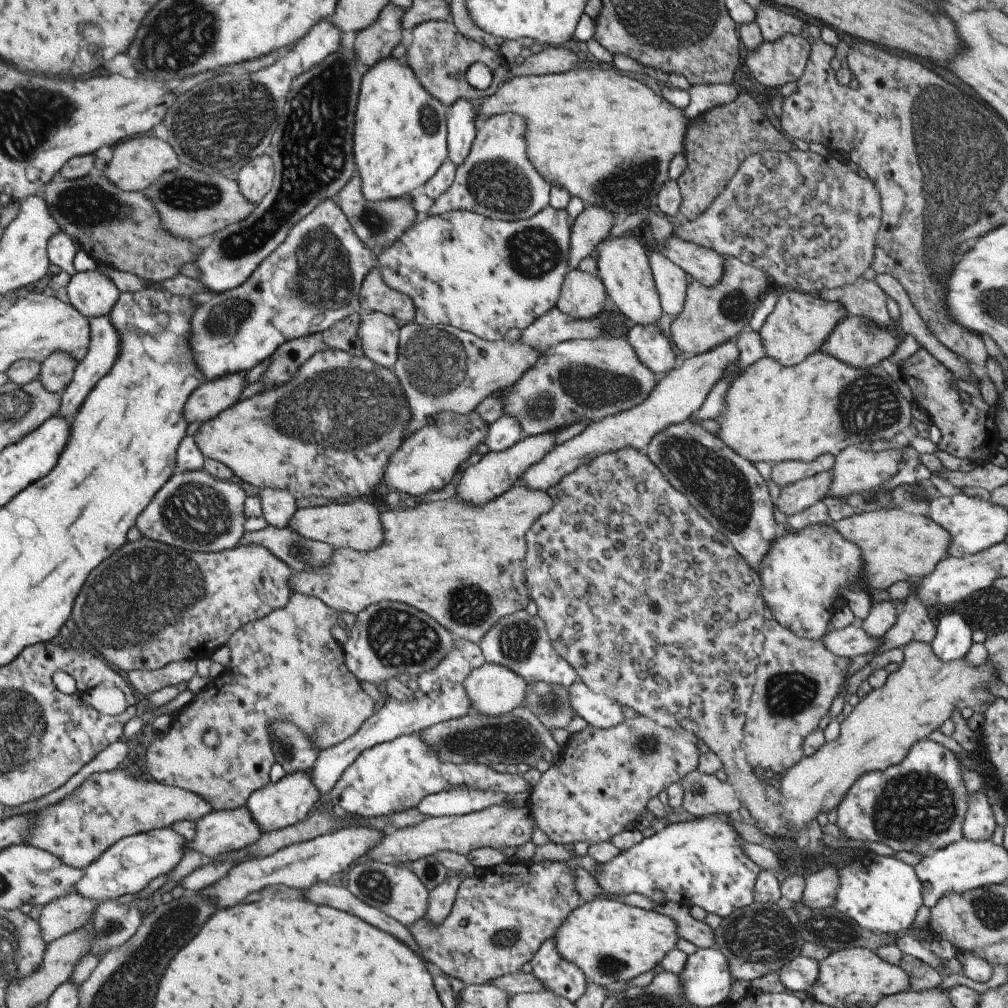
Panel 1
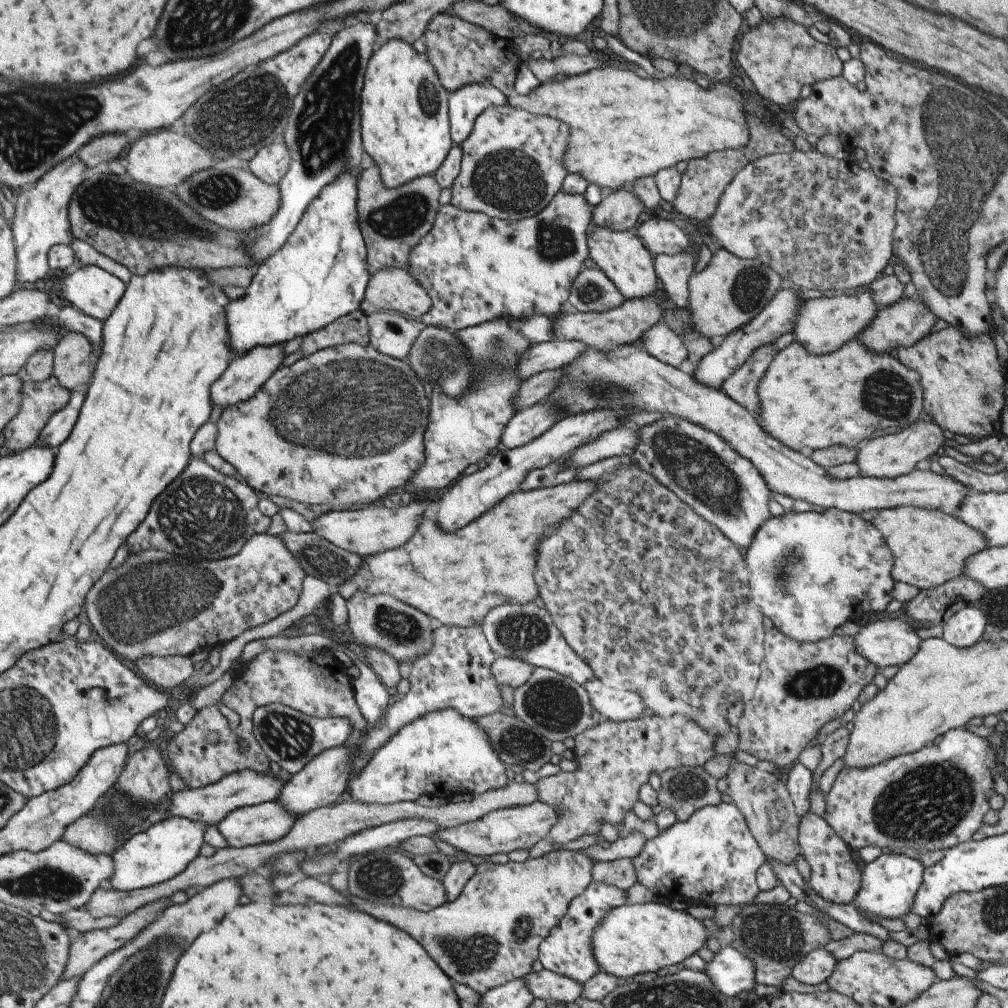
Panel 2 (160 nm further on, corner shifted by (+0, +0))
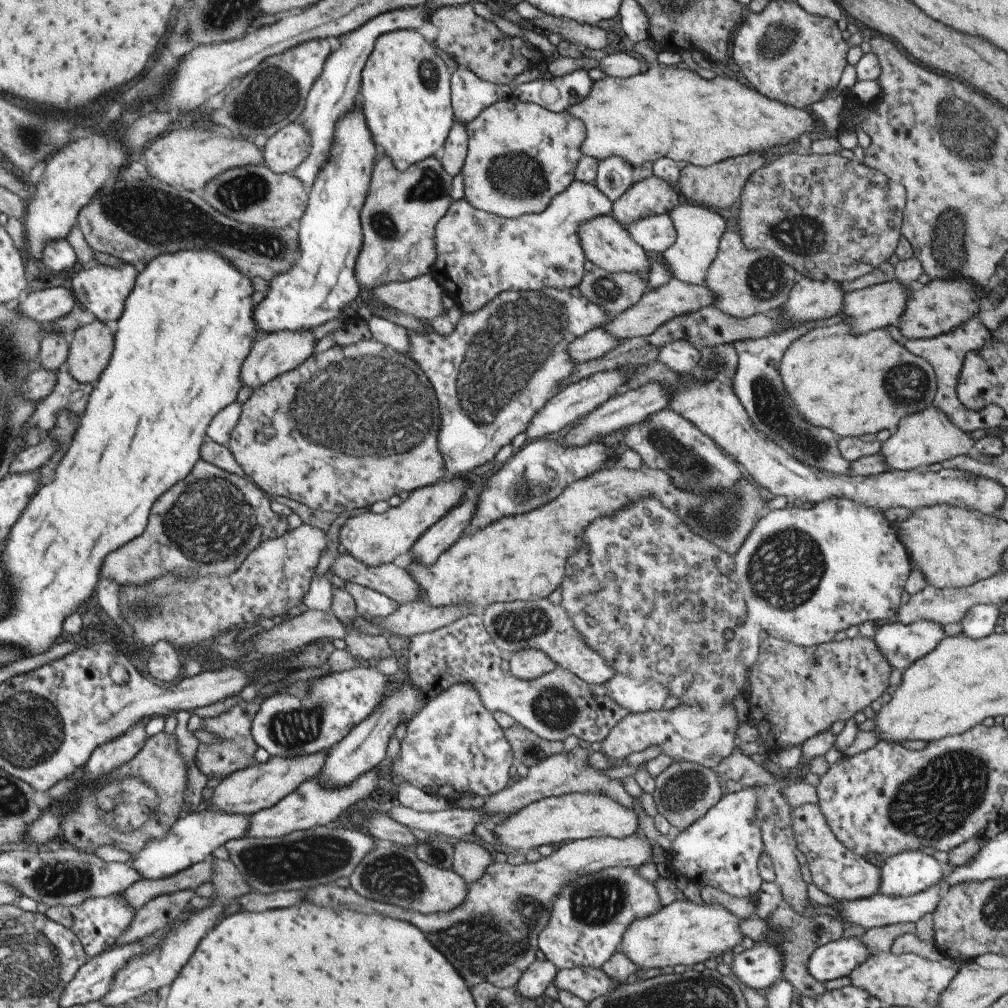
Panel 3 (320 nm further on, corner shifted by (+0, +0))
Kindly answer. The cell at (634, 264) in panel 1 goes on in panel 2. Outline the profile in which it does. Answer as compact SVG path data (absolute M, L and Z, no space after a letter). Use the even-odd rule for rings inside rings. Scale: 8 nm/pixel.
M590 225L586 234L586 248L588 257L611 280L623 300L641 300L659 292L657 276L653 270L653 255L643 247L635 234Z

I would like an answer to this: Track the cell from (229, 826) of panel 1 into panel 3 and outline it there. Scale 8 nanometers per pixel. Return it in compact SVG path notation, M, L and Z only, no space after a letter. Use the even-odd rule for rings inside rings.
M369 770L361 774L359 778L337 788L323 788L317 778L311 778L299 784L299 787L273 806L249 814L249 828L243 838L281 838L295 831L303 831L313 826L323 826L327 822L333 822L341 812L345 812L349 806L365 800L373 790L377 788L377 772Z

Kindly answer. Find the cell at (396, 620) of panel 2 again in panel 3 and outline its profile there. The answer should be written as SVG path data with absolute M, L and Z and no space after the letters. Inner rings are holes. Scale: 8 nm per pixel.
M345 582L344 590L353 598L357 615L363 616L367 620L369 618L387 618L398 608L395 600L365 586Z

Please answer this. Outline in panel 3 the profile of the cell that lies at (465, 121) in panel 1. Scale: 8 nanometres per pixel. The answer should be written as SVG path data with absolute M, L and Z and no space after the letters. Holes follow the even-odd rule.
M463 66L450 71L451 114L454 122L463 126L471 122L483 108L509 99L512 95L508 86L480 80Z

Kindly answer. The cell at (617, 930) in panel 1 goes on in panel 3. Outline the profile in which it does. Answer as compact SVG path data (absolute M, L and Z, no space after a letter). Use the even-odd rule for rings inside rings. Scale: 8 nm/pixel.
M683 900L662 906L651 916L635 918L625 928L617 951L627 956L638 969L675 965L691 968L707 959L727 957L729 950L739 949L743 937L739 920L719 904L693 904Z

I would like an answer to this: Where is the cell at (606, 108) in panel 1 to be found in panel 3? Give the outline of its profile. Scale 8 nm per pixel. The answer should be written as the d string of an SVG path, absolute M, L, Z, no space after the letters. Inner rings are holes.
M646 40L633 42L632 46L635 53L651 64L648 70L625 79L605 76L592 81L589 94L563 110L579 118L584 126L584 138L579 146L582 156L591 156L597 162L615 156L625 160L632 169L638 169L643 162L652 163L659 158L669 158L675 164L683 161L697 167L707 167L749 152L763 152L773 149L773 146L787 146L799 134L810 134L813 131L814 121L809 117L808 110L797 110L777 100L765 98L759 92L725 76L716 75L711 80L704 80L693 69L685 66L658 64L655 50L649 48Z

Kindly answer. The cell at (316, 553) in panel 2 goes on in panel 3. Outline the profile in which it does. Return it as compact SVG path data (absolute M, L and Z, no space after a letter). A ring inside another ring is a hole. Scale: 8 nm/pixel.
M342 549L335 554L329 572L340 578L344 584L351 582L379 592L395 600L398 606L405 602L416 602L421 594L421 588L403 569L392 563L367 566Z

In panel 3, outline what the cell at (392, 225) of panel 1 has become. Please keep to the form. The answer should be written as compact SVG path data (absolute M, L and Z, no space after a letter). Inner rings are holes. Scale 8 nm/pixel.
M383 156L373 164L367 195L359 212L362 246L355 262L355 278L359 286L363 289L371 289L377 284L402 282L428 275L429 268L435 260L435 226L452 202L449 196L451 181L451 176L441 168L441 164L434 156L417 164L411 164L403 172L395 170L387 156Z

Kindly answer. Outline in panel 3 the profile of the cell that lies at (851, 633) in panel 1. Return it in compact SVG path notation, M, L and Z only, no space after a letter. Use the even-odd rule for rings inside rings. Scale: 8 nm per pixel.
M894 618L878 626L871 640L891 668L903 671L931 652L944 637L939 624L919 620L905 625Z

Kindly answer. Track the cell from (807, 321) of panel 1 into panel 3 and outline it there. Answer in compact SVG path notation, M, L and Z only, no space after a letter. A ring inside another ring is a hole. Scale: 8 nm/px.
M895 279L861 290L845 292L843 294L843 308L837 312L837 316L833 318L833 321L840 320L843 324L849 324L851 332L855 332L855 334L865 334L865 332L879 328L885 329L886 326L894 325L901 317L901 312L905 310L907 294L905 288Z

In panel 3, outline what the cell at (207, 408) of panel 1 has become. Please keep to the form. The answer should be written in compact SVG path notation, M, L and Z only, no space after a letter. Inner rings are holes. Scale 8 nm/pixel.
M279 330L265 334L263 338L257 338L249 348L249 352L247 352L247 356L245 356L245 360L243 360L241 368L239 368L239 384L241 384L241 387L255 390L259 386L270 382L275 376L294 370L299 364L305 362L305 358L309 358L311 354L314 354L315 344L316 341L313 338L312 330L307 332Z

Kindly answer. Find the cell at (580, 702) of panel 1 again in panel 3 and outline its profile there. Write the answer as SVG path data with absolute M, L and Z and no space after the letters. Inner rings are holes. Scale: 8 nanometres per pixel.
M618 674L603 684L607 696L629 714L659 711L668 697L667 688L655 680L637 681Z

